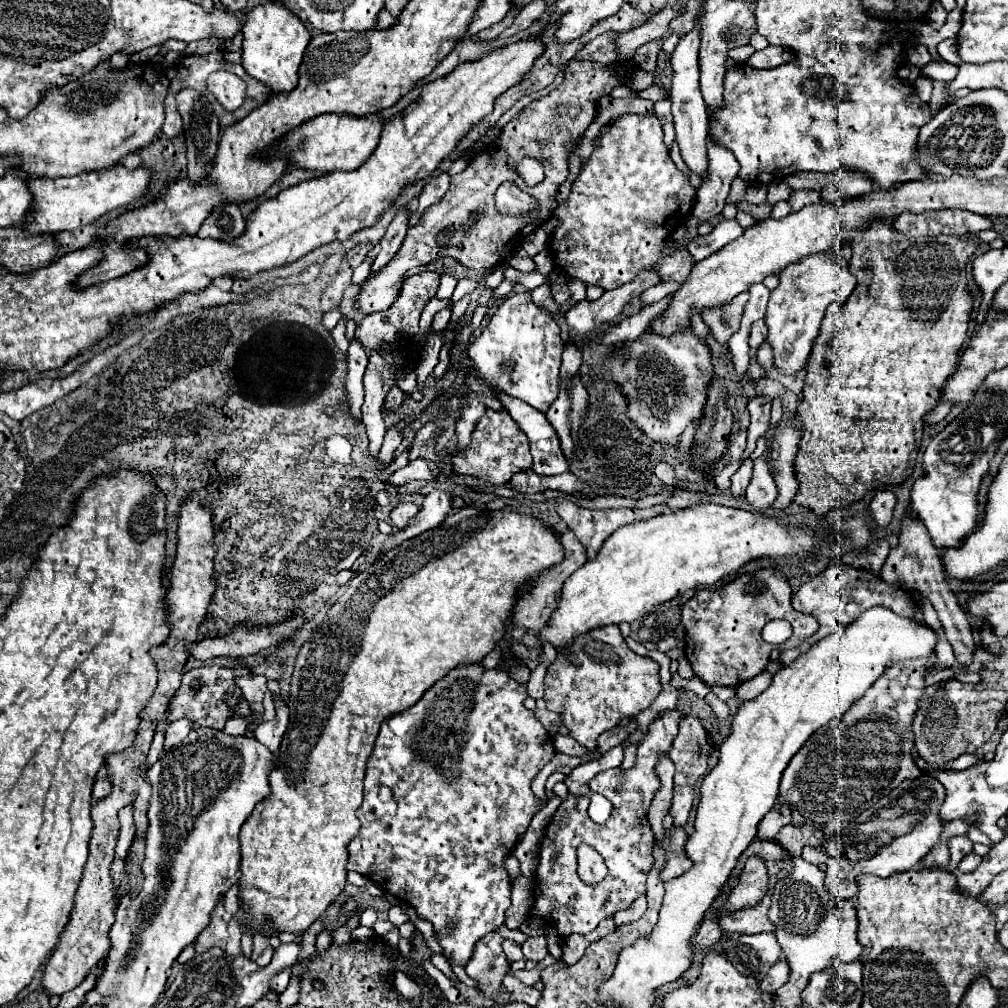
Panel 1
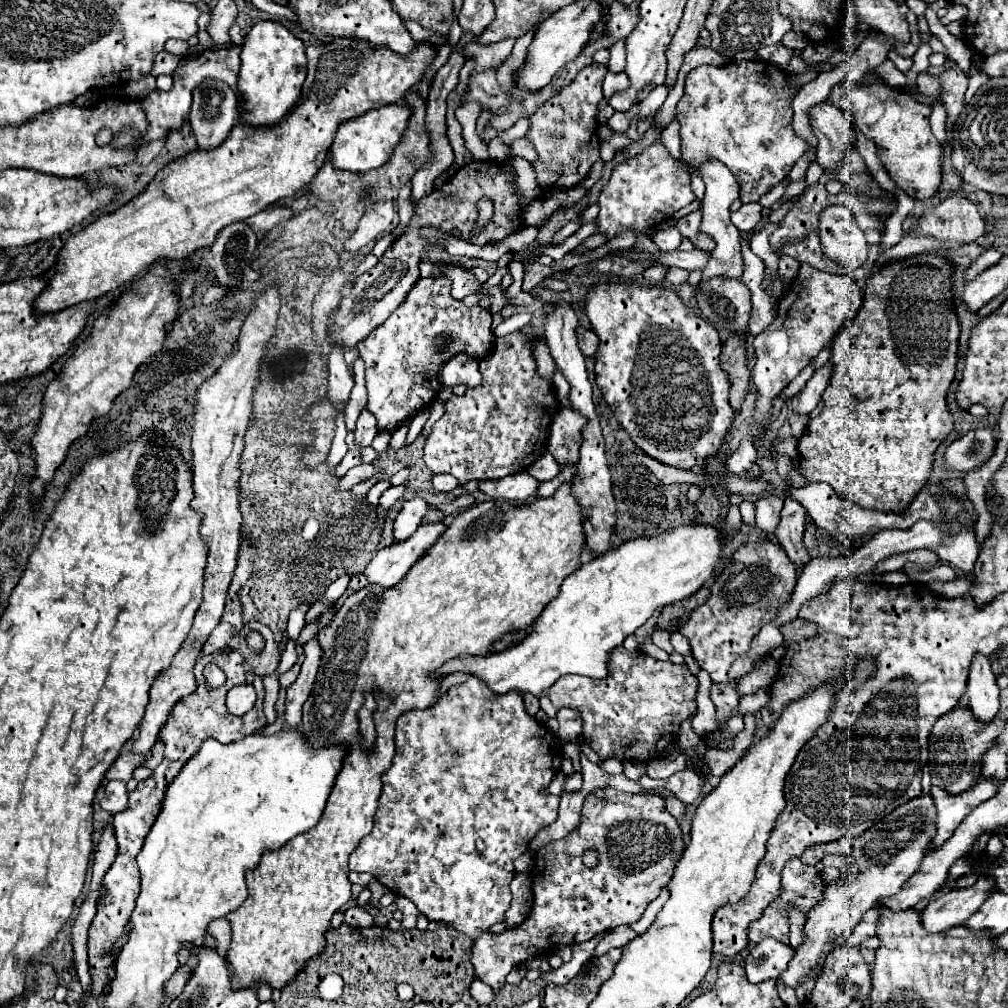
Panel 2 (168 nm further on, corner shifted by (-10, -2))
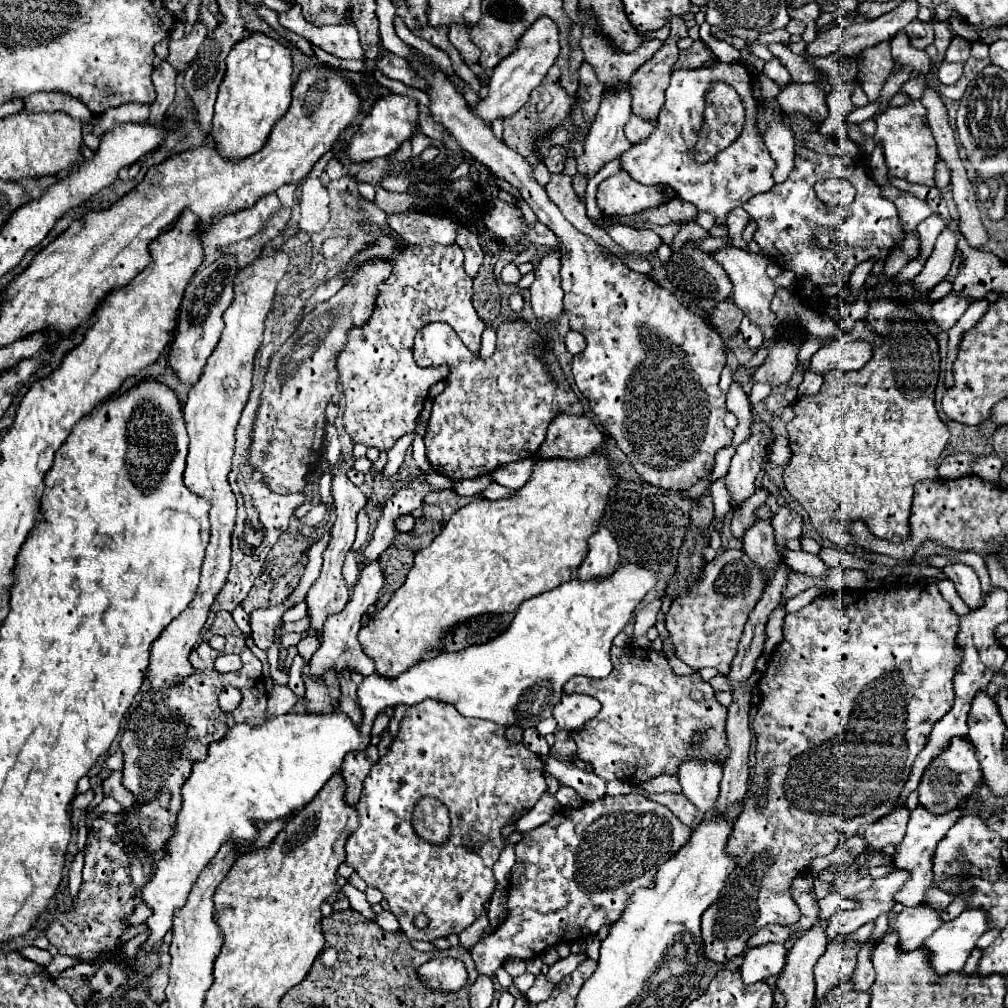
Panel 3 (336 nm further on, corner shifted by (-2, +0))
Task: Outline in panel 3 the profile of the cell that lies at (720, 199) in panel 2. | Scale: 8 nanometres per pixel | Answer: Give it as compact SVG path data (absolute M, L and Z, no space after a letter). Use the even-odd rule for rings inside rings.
M732 246L714 250L714 252L712 252L712 258L714 258L714 260L724 268L724 272L730 276L730 280L732 280L732 284L734 284L732 298L734 298L736 306L738 306L754 324L758 324L758 326L762 328L762 332L764 332L764 346L762 346L762 350L760 350L760 352L756 354L756 358L752 358L747 365L739 366L734 374L734 381L741 384L748 383L752 379L751 376L748 377L748 370L756 368L756 366L766 358L766 342L770 340L768 336L774 336L774 332L778 330L778 324L780 324L778 318L776 318L776 314L770 310L770 300L774 298L774 292L776 292L778 288L794 288L794 284L798 282L798 278L796 278L796 274L790 272L790 270L782 270L780 276L770 278L770 276L766 274L766 264L768 264L768 260L766 260L764 256L760 256L760 254L750 254L750 252L746 252L746 250L732 248Z

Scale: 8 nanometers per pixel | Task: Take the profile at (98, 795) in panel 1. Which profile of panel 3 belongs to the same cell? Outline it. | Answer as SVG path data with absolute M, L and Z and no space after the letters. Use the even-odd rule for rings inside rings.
M112 772L102 782L102 790L106 796L112 796L122 808L130 808L130 804L134 804L134 796L130 796L130 792L122 788L122 772Z

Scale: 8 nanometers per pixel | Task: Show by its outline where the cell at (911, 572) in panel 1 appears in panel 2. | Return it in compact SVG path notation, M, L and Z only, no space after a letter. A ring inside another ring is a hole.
M978 654L970 666L970 678L968 678L970 710L978 722L986 724L994 720L994 716L1000 710L998 694L1000 688L996 686L996 676L990 670L990 660Z

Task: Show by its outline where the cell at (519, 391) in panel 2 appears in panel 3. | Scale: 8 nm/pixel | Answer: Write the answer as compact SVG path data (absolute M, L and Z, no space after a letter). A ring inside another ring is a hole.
M444 322L428 324L414 340L414 360L420 366L450 366L448 386L434 398L424 442L430 466L454 480L478 478L502 464L532 458L556 414L582 414L582 404L568 386L558 360L540 342L538 332L528 322L502 322L496 334L496 352L484 360L474 358ZM530 342L546 350L548 362L540 362L528 350Z

